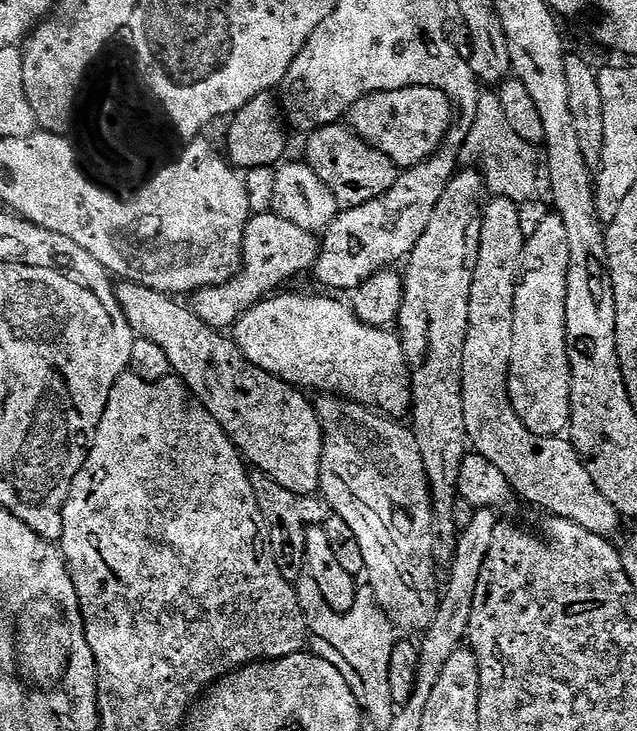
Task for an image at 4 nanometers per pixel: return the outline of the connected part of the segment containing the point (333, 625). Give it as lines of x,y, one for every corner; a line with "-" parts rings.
311,579
295,581
296,597
300,599
305,617
320,616
311,621
310,632
320,640
325,640
346,663
352,667
351,675
360,679
362,708
365,713
376,714
394,706
390,692
390,662
392,650
398,641
398,632
388,616
380,609
380,603
371,594
357,595
354,606
348,612
334,612
329,609
322,594
314,590

